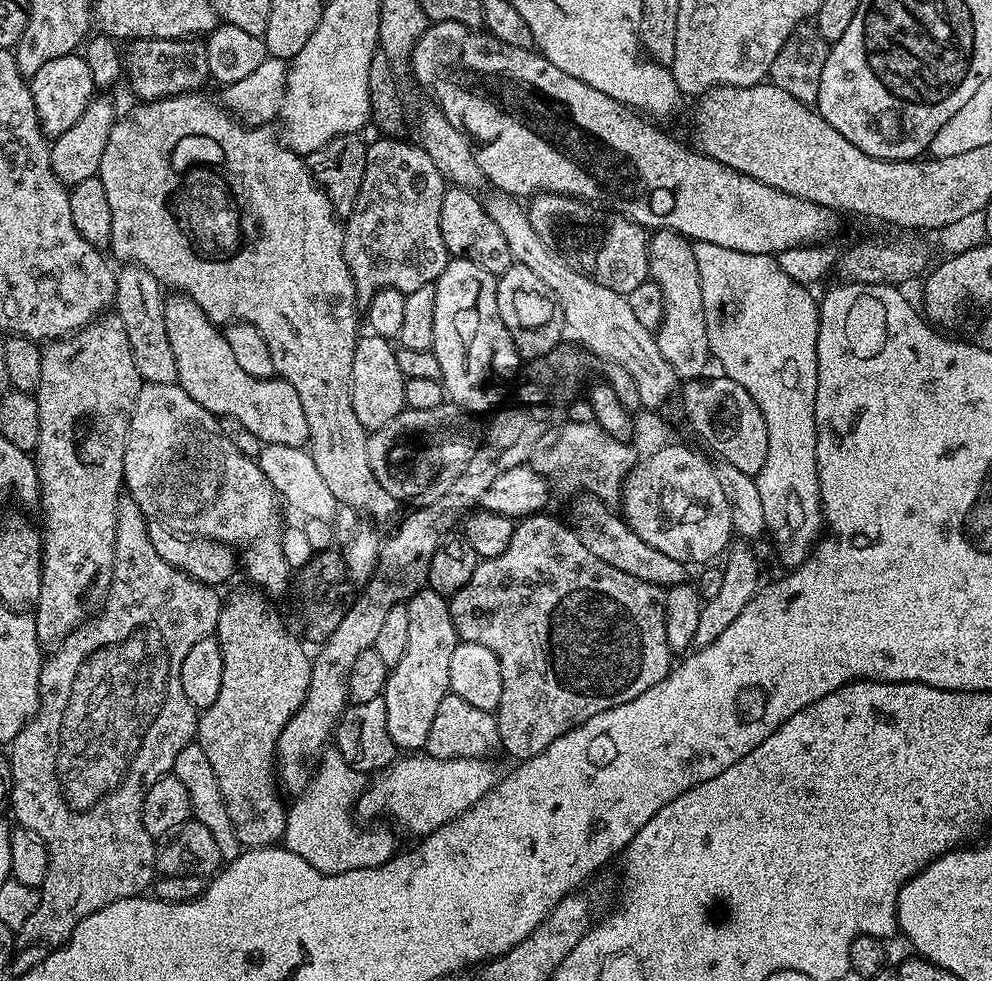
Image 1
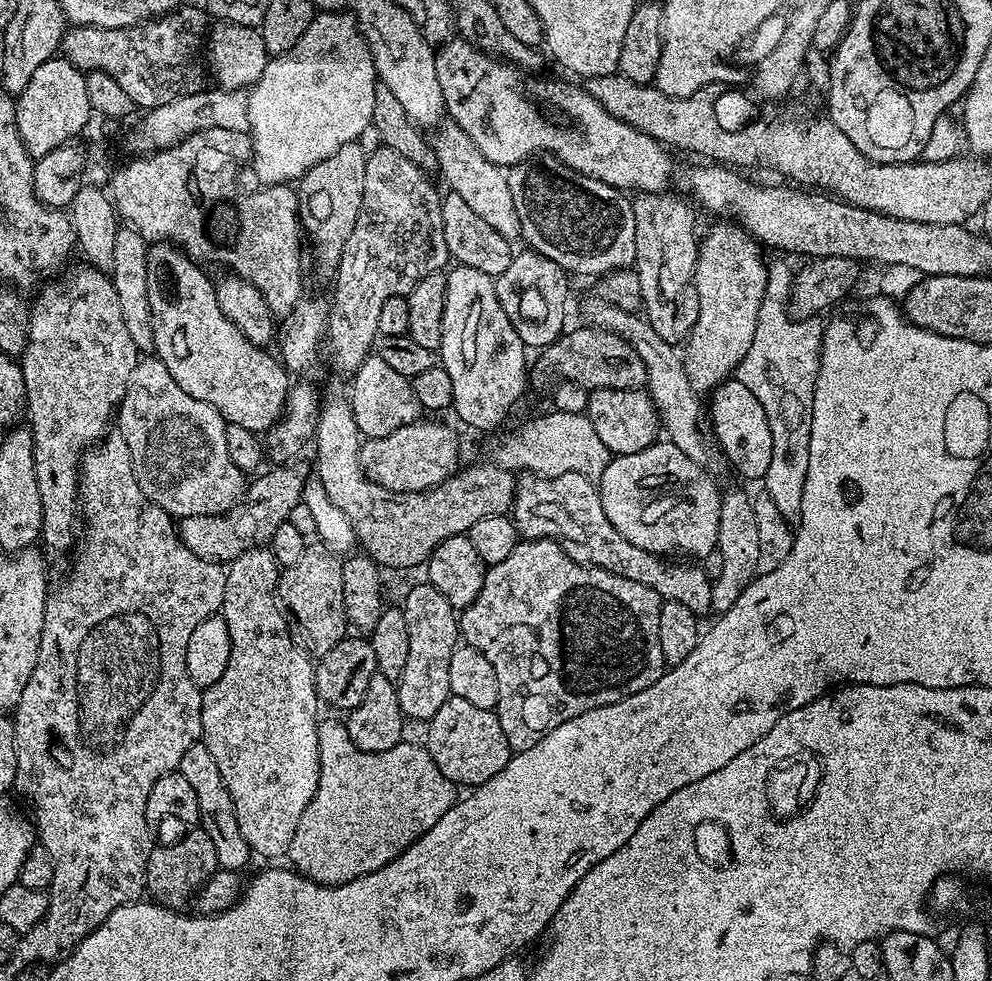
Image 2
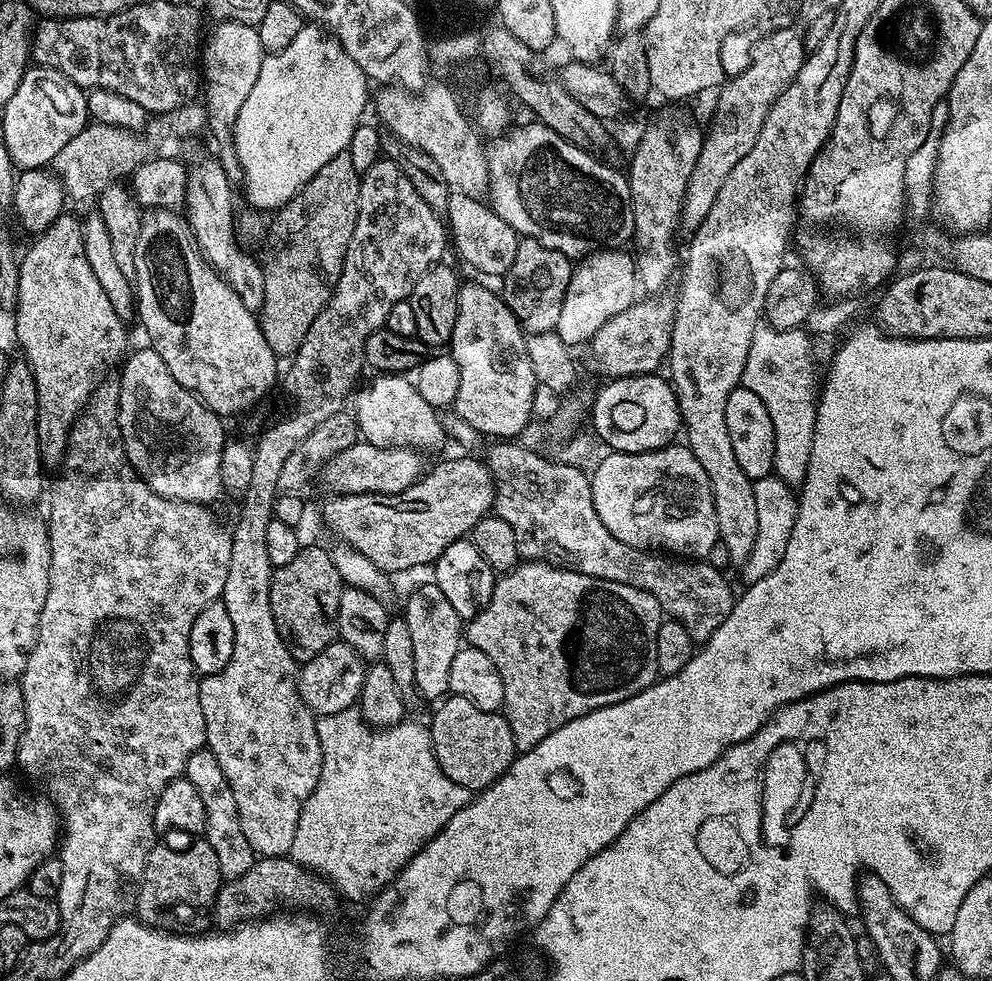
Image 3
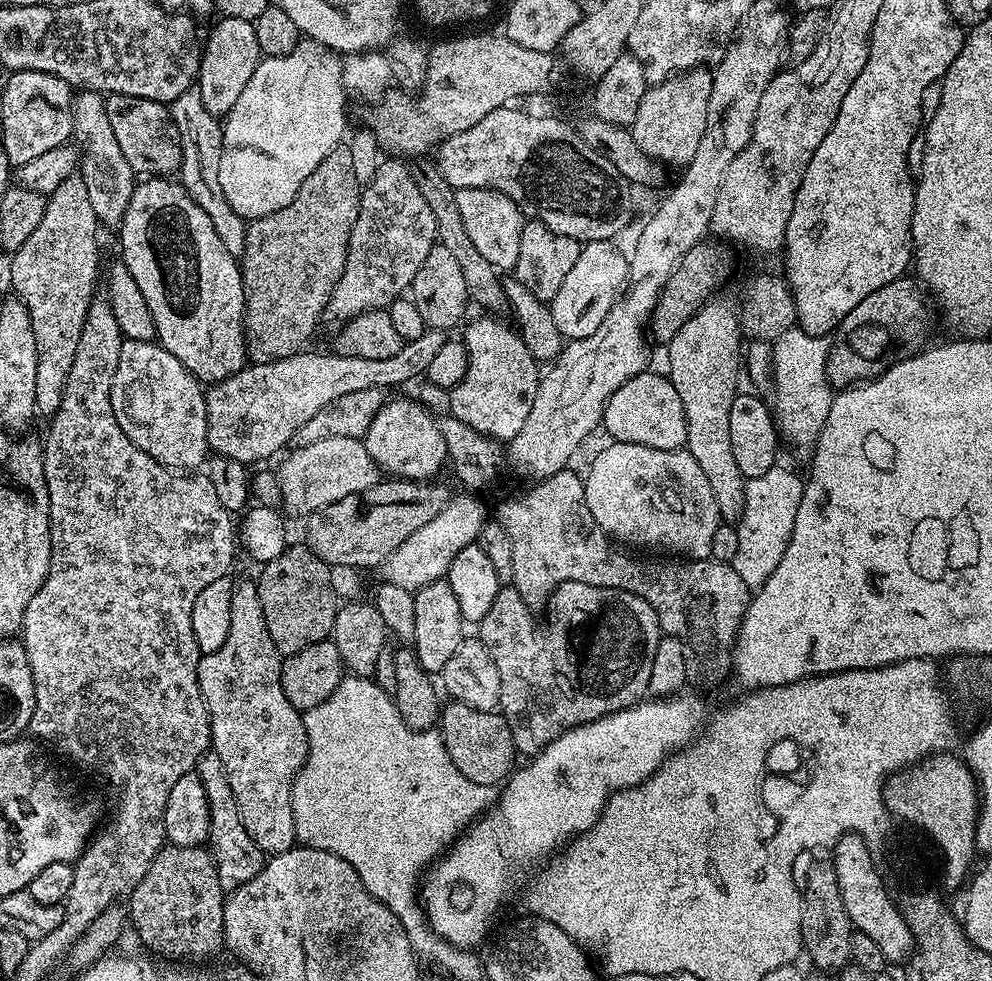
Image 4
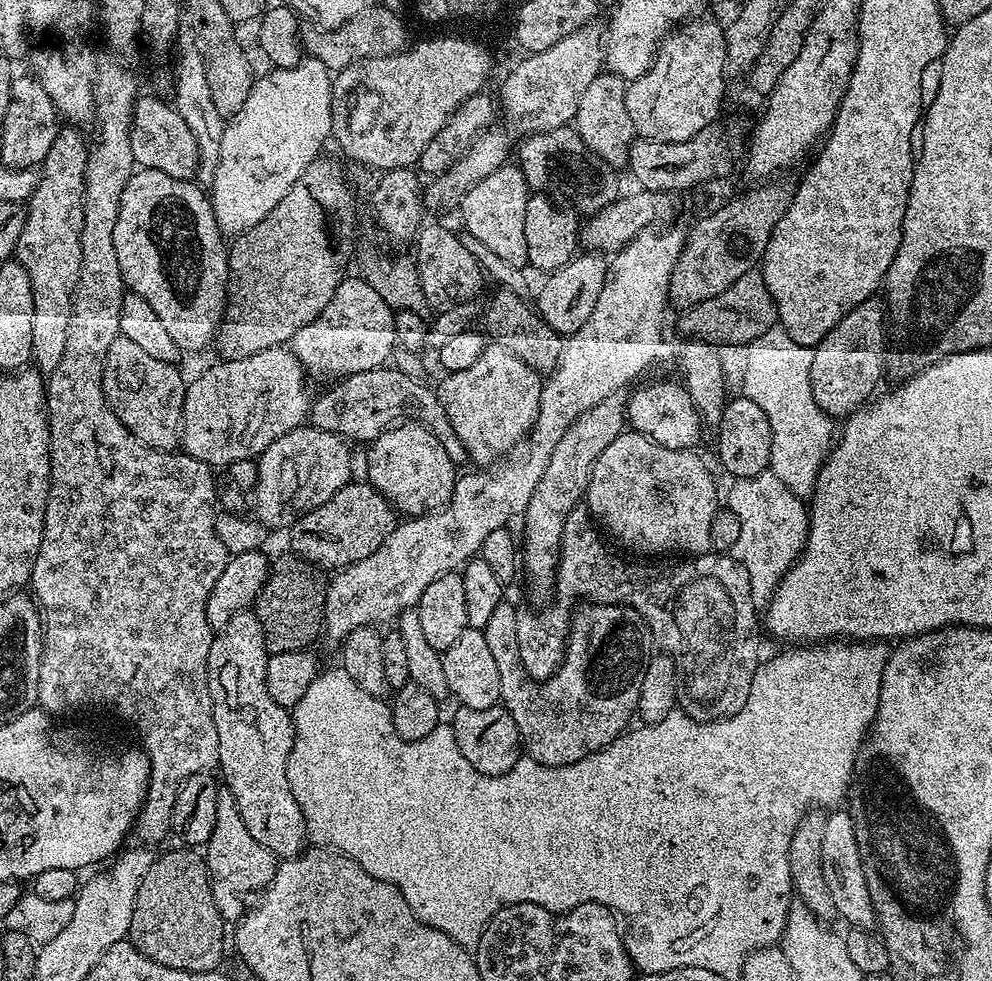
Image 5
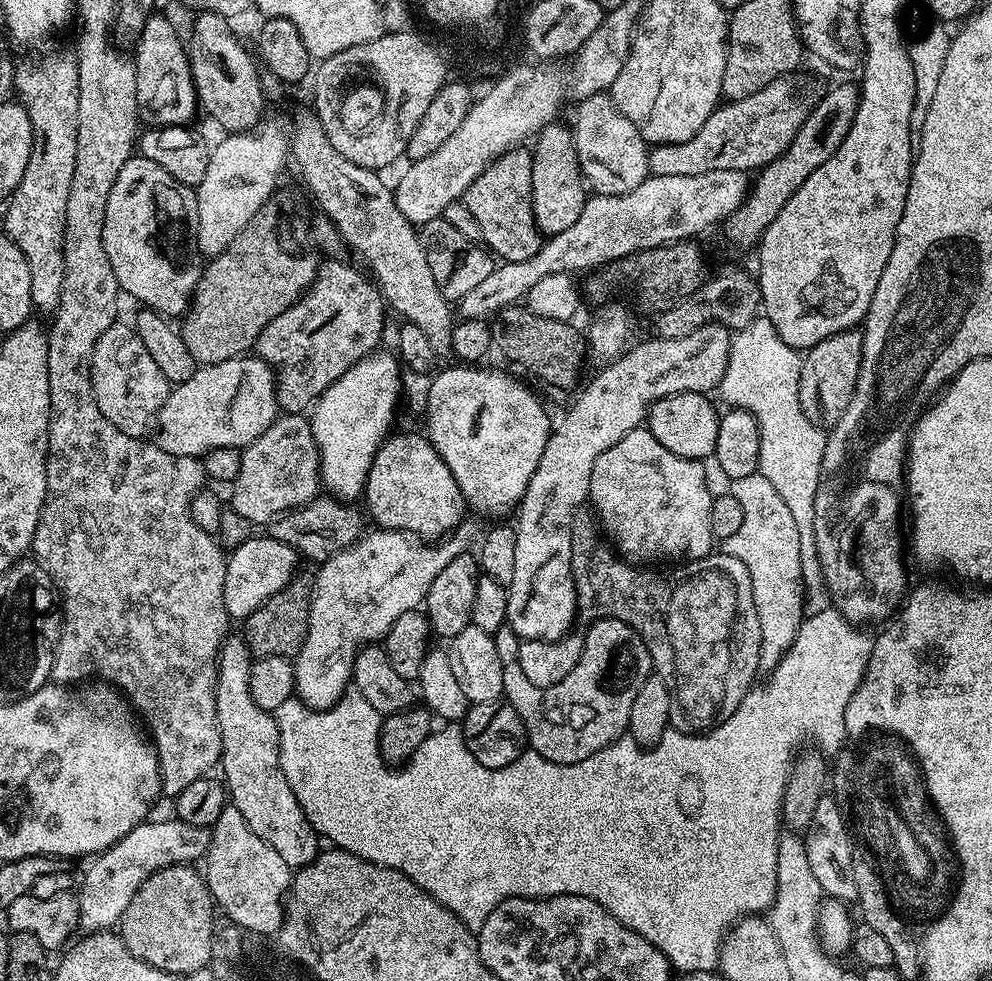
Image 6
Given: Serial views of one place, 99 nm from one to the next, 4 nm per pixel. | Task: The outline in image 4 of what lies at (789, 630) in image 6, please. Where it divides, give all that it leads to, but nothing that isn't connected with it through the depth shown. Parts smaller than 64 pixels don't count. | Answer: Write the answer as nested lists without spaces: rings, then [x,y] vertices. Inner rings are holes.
[[[777,466],[758,474],[758,478],[744,485],[744,509],[738,521],[738,554],[734,554],[731,566],[746,582],[749,590],[761,588],[774,574],[786,546],[790,546],[790,534],[794,534],[794,514],[798,514],[798,502],[802,502],[804,480],[796,477],[788,468]]]

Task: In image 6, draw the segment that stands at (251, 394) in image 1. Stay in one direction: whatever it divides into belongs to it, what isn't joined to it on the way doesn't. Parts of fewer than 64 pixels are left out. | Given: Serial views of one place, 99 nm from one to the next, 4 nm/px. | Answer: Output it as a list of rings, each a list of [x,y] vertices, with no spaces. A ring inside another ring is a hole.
[[[134,154],[126,166],[118,170],[118,179],[114,181],[106,202],[102,246],[106,246],[106,258],[110,258],[114,278],[125,297],[133,296],[140,306],[169,318],[183,317],[192,307],[192,293],[196,291],[202,275],[198,202],[195,191],[166,174],[158,162],[150,162],[150,158]]]

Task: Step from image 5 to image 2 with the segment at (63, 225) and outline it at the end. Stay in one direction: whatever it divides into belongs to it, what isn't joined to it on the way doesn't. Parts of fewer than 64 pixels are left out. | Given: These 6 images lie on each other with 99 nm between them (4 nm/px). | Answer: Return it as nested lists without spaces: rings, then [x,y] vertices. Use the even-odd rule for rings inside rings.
[[[83,267],[74,269],[65,278],[60,292],[56,288],[46,288],[37,298],[36,305],[35,302],[31,305],[28,341],[23,356],[18,360],[24,375],[24,400],[26,408],[28,404],[28,416],[32,419],[34,474],[38,478],[38,494],[42,494],[42,544],[52,552],[66,551],[72,540],[72,531],[75,528],[77,531],[81,455],[86,445],[109,427],[108,419],[111,416],[113,419],[138,359],[138,350],[126,331],[126,322],[122,322],[122,306],[118,306],[118,294],[111,279],[99,268]]]

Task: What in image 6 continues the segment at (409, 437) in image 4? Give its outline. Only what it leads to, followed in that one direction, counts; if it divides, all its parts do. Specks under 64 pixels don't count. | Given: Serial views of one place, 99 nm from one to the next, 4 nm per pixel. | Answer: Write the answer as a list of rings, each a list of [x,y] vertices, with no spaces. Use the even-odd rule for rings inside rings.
[[[379,450],[368,471],[368,481],[362,493],[362,500],[368,503],[367,515],[369,517],[372,515],[380,528],[407,532],[425,542],[439,541],[461,527],[463,520],[460,519],[463,518],[464,512],[466,513],[464,495],[458,490],[458,482],[454,482],[454,474],[450,474],[446,462],[442,462],[440,456],[432,456],[432,452],[424,456],[424,460],[432,460],[436,468],[428,468],[428,464],[420,464],[420,456],[408,456],[408,460],[412,460],[412,464],[400,464],[400,456],[392,456],[392,452]]]

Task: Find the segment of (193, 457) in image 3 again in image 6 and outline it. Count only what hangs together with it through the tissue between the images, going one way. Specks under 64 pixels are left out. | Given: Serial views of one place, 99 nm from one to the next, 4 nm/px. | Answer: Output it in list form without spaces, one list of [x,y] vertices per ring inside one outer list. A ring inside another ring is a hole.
[[[117,322],[96,343],[92,355],[92,389],[98,410],[102,410],[122,434],[144,438],[155,425],[156,415],[166,402],[170,385],[166,374],[158,370],[154,358],[146,354],[146,346],[142,346],[142,338],[138,338],[135,327],[131,323]]]

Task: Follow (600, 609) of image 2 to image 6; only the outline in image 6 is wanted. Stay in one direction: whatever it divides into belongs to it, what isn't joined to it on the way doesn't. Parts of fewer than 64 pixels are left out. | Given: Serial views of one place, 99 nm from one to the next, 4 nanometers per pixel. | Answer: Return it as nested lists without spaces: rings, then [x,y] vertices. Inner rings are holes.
[[[594,620],[587,625],[588,632],[583,633],[584,649],[570,674],[549,688],[534,686],[522,674],[520,665],[519,636],[510,627],[502,627],[494,633],[494,647],[498,649],[498,658],[502,658],[503,699],[508,701],[514,710],[518,710],[518,718],[522,718],[524,738],[527,747],[538,753],[542,758],[559,764],[582,762],[582,758],[590,758],[590,754],[598,754],[606,746],[610,746],[620,736],[625,735],[630,722],[630,706],[634,706],[634,698],[638,690],[642,690],[642,682],[653,675],[652,659],[644,645],[644,639],[626,622],[617,620]]]

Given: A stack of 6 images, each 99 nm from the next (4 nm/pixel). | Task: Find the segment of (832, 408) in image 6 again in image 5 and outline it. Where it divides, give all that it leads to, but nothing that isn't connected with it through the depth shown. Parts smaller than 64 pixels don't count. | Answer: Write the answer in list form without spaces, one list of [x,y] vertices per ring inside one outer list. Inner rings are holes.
[[[873,298],[854,306],[854,310],[850,310],[850,314],[846,314],[846,318],[842,318],[842,322],[812,349],[810,388],[814,390],[814,402],[822,406],[827,416],[851,416],[877,391],[876,383],[884,376],[884,351],[889,348],[885,301]]]

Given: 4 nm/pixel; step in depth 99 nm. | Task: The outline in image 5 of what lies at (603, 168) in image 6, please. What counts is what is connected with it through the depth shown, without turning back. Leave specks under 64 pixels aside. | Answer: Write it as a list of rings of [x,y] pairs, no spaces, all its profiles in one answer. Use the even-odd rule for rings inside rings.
[[[604,70],[590,87],[582,93],[582,102],[578,102],[578,114],[574,121],[576,132],[586,142],[586,146],[598,158],[602,158],[613,168],[620,170],[628,163],[628,148],[636,136],[634,122],[630,122],[630,110],[626,110],[624,89],[626,81],[623,76]]]

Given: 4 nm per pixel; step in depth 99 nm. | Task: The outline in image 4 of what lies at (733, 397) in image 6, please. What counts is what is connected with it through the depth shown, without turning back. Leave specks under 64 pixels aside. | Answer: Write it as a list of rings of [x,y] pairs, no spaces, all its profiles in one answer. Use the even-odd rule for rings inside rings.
[[[799,326],[786,330],[771,345],[772,378],[771,387],[776,387],[776,404],[774,416],[778,423],[782,440],[789,444],[798,455],[811,457],[822,426],[826,422],[826,414],[830,414],[830,406],[834,395],[833,385],[828,383],[826,362],[830,340],[828,336],[811,336]]]

